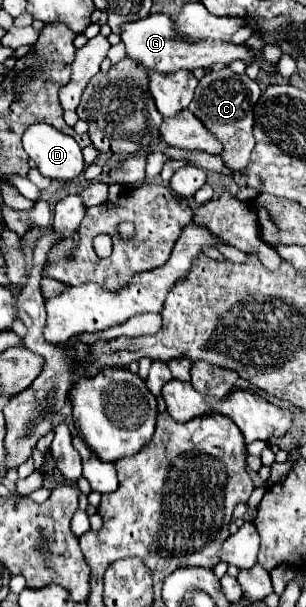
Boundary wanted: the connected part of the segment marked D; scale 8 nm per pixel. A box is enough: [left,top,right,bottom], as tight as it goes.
[23,123,85,181]

